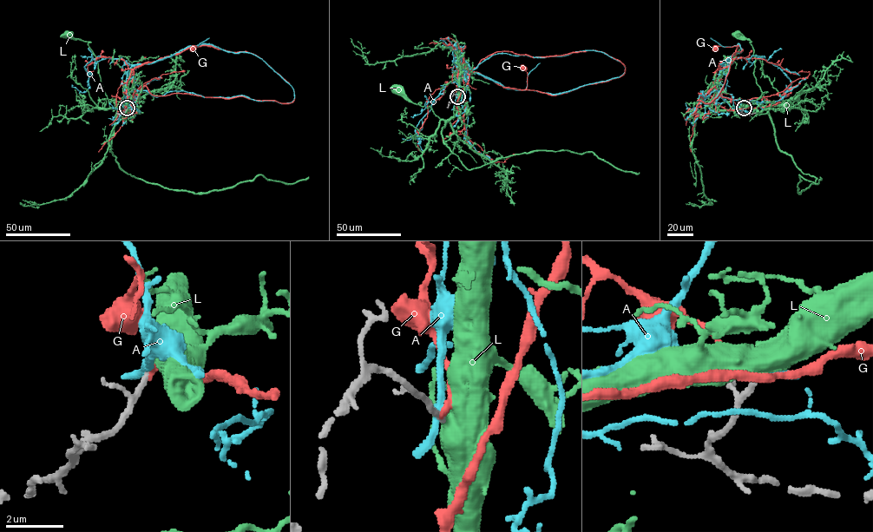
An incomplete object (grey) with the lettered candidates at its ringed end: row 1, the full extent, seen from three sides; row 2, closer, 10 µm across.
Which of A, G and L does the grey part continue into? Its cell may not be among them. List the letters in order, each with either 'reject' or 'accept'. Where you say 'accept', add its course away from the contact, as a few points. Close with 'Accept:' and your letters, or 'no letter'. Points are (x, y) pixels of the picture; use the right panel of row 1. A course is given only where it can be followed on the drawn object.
A: reject
G: reject
L: accept; it runs (744, 108), (754, 104), (767, 108), (754, 74), (755, 58), (751, 41), (739, 38), (737, 34)
Accept: L

